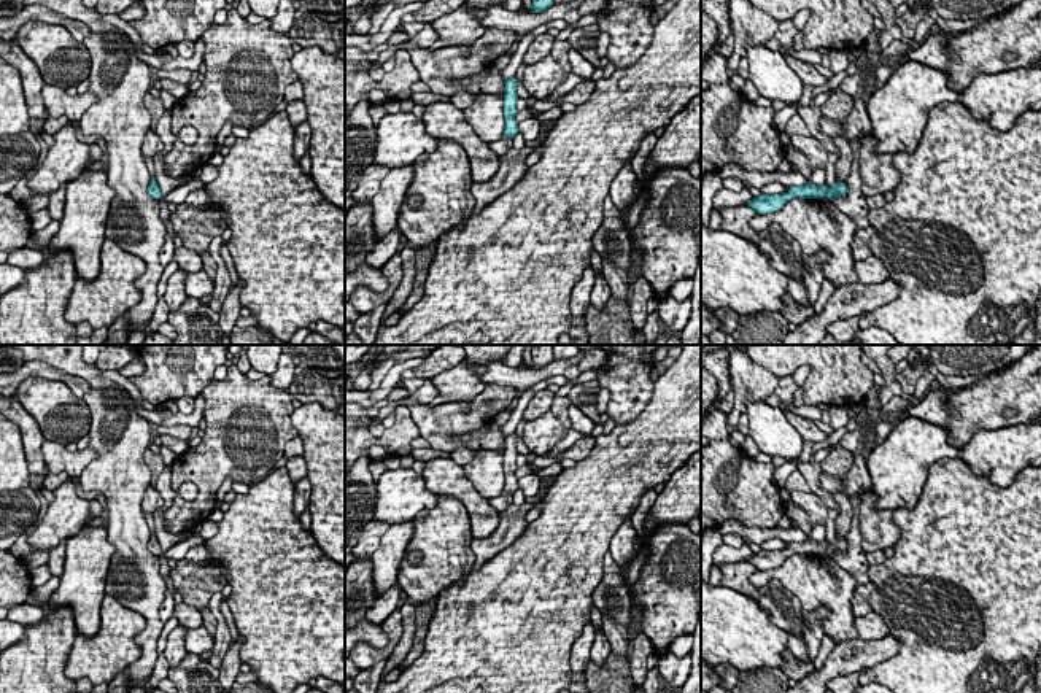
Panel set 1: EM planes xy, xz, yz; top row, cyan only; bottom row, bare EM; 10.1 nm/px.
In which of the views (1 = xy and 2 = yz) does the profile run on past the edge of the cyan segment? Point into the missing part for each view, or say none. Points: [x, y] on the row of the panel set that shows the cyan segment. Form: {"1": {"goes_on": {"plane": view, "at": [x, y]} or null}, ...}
{"1": {"goes_on": null}, "2": {"goes_on": null}}

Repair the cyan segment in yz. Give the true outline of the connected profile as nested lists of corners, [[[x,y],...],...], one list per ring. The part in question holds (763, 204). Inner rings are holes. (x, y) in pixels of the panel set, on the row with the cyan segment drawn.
[[[811,181],[804,186],[790,186],[788,192],[784,194],[760,194],[753,197],[747,205],[753,208],[758,215],[779,211],[790,199],[820,199],[826,196],[830,200],[836,196],[846,196],[849,192],[846,183],[836,183],[828,188],[814,186]]]

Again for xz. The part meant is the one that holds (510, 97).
[[[509,78],[504,81],[505,84],[505,94],[504,94],[504,119],[505,119],[505,127],[504,127],[504,137],[513,138],[518,134],[518,122],[515,121],[517,116],[517,102],[518,102],[518,94],[517,94],[517,78]]]

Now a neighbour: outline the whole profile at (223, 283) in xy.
[[[219,235],[219,237],[215,237],[208,246],[210,256],[215,259],[215,262],[218,265],[216,278],[215,278],[215,291],[213,291],[213,297],[210,302],[210,307],[216,313],[221,313],[223,302],[224,302],[224,299],[229,294],[230,286],[232,286],[227,265],[224,264],[224,261],[219,254],[219,251],[223,248],[223,242],[224,242],[224,238]]]

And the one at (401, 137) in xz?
[[[412,111],[388,113],[377,126],[377,149],[372,164],[389,170],[415,164],[421,154],[431,154],[437,138],[426,132],[426,124]]]

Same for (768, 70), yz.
[[[747,43],[745,57],[749,59],[749,79],[758,89],[760,97],[780,100],[785,105],[801,100],[804,84],[788,67],[784,54],[764,45],[750,46]]]

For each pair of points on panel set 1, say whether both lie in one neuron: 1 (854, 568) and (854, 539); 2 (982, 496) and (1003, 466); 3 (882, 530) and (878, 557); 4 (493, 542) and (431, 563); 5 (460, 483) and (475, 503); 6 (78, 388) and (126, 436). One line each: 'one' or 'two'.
1: one
2: two
3: two
4: two
5: one
6: two

